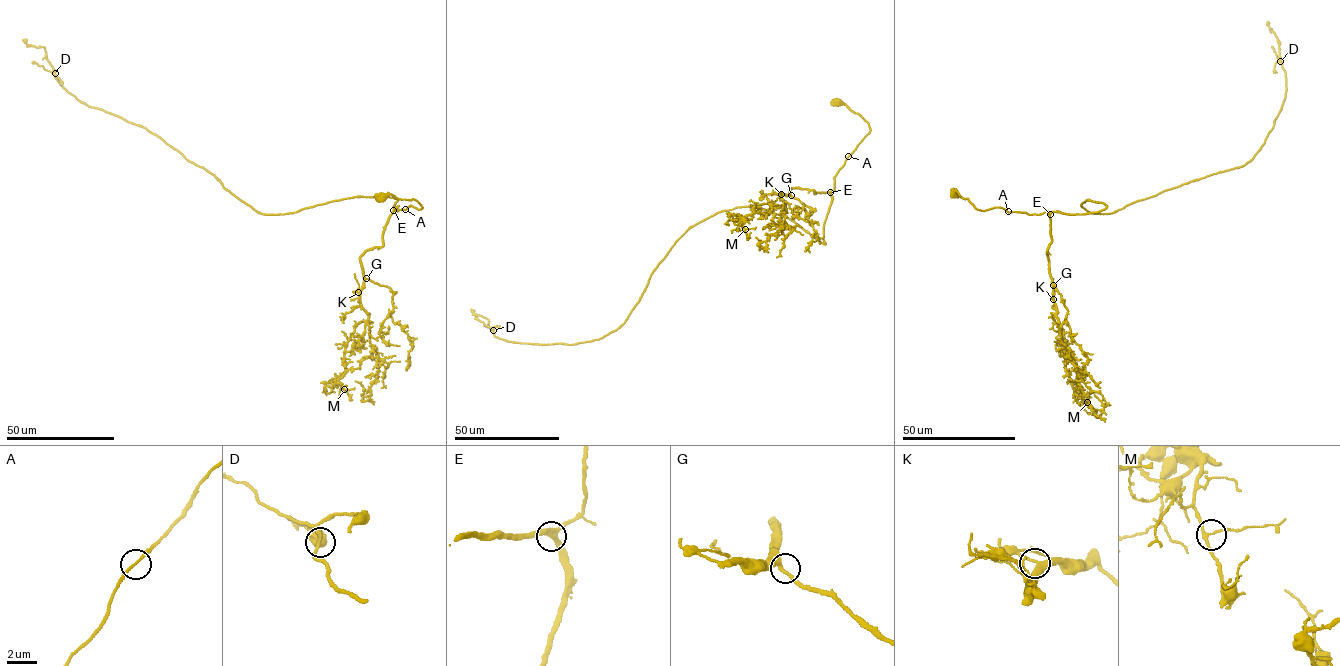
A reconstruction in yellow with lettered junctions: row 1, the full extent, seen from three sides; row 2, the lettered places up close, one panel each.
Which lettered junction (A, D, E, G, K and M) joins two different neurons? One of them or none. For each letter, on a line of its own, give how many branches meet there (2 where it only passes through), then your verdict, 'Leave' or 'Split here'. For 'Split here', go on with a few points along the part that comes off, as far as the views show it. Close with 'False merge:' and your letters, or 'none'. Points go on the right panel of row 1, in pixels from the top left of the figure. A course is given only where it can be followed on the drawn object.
A: Branches: 2. Leave
D: Branches: 3. Leave
E: Branches: 3. Leave
G: Branches: 2. Leave
K: Branches: 3. Leave
M: Branches: 3. Leave
False merge: none

